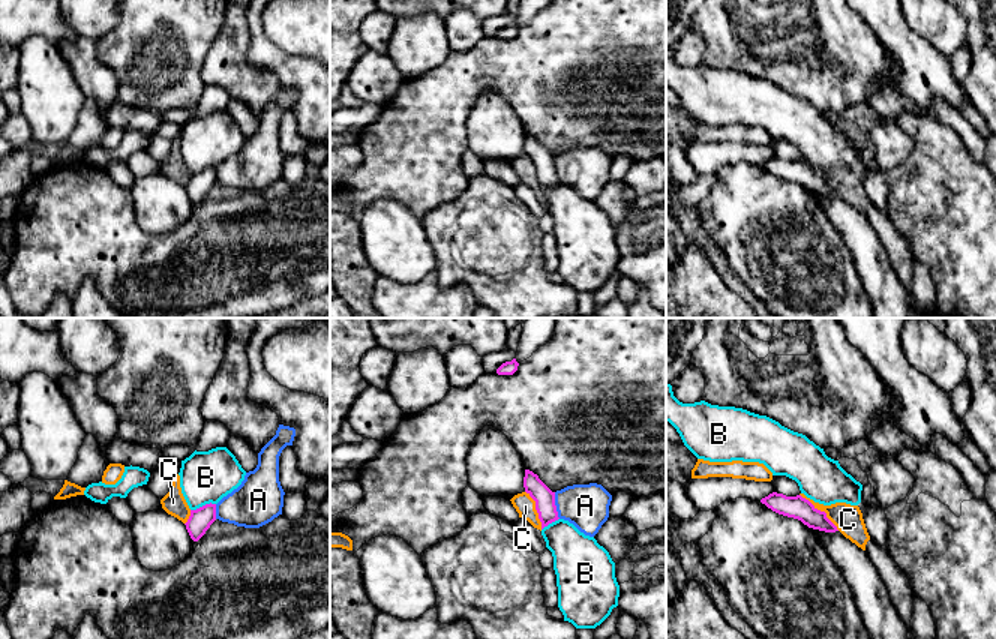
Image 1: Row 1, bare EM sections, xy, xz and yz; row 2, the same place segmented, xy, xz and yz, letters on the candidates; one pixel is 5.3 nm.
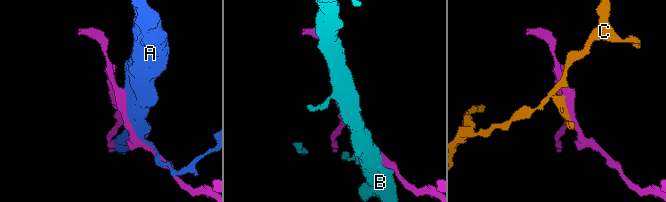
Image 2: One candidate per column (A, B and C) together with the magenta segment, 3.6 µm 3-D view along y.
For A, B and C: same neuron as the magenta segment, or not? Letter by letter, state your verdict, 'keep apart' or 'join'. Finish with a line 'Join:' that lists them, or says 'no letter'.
A: keep apart
B: keep apart
C: keep apart
Join: no letter

